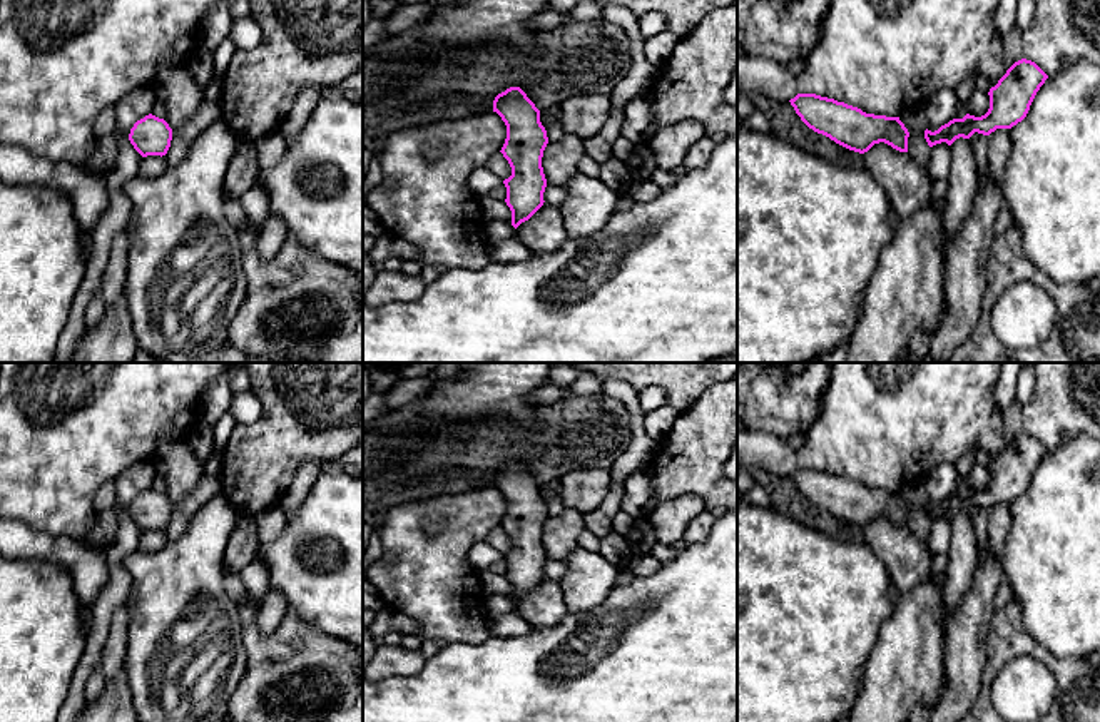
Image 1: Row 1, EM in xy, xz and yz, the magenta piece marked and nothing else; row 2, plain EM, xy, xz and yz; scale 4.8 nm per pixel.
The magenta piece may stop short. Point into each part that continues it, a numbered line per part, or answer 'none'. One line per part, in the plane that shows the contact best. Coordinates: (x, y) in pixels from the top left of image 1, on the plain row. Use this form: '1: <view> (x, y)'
none

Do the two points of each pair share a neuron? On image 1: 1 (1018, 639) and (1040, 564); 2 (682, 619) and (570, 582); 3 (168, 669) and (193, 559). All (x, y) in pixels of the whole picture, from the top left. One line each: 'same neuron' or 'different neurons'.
1: different neurons
2: different neurons
3: same neuron

